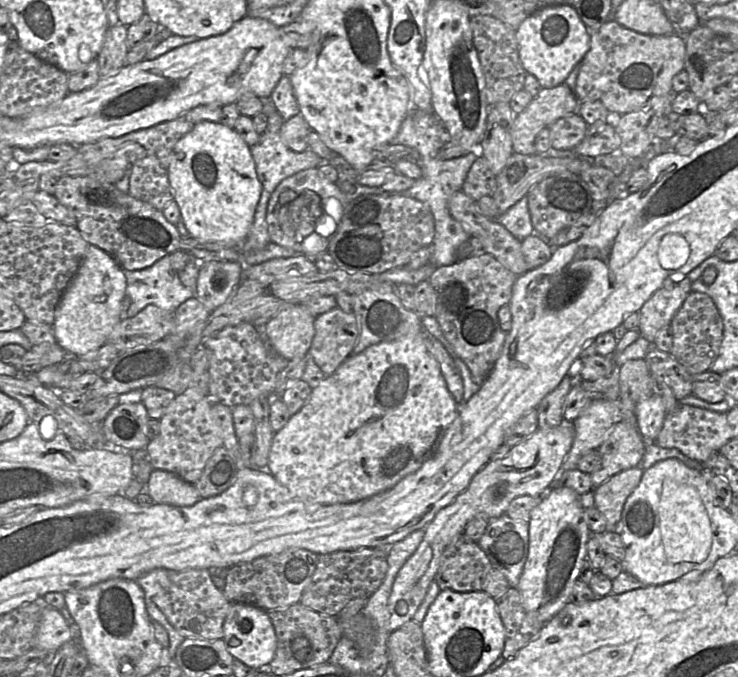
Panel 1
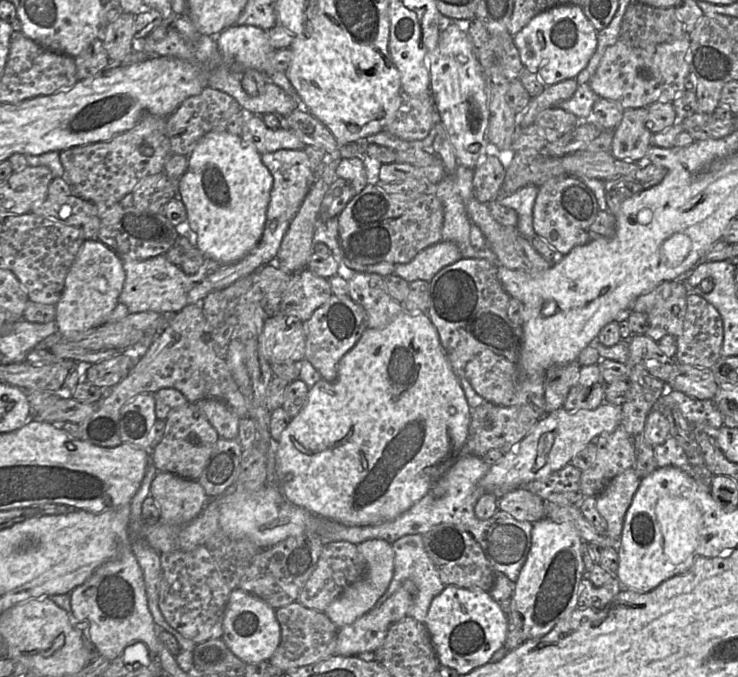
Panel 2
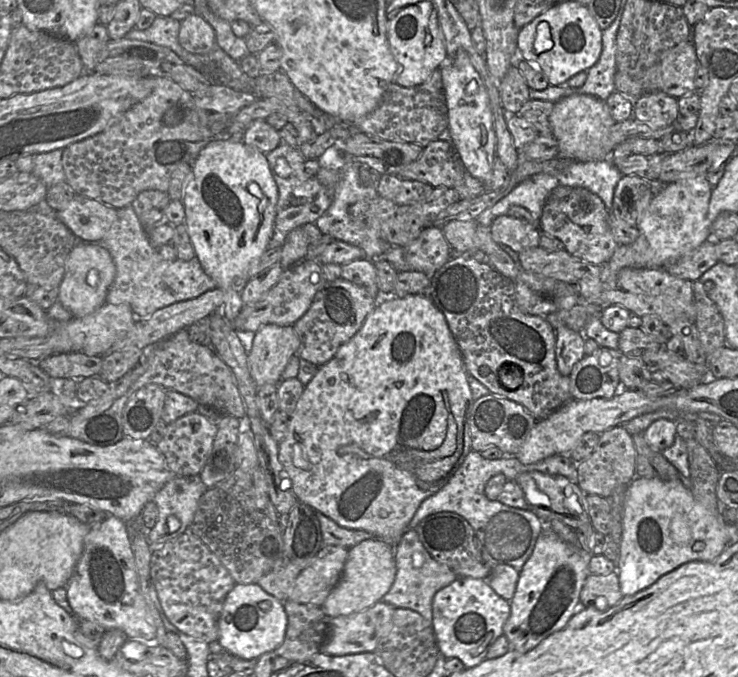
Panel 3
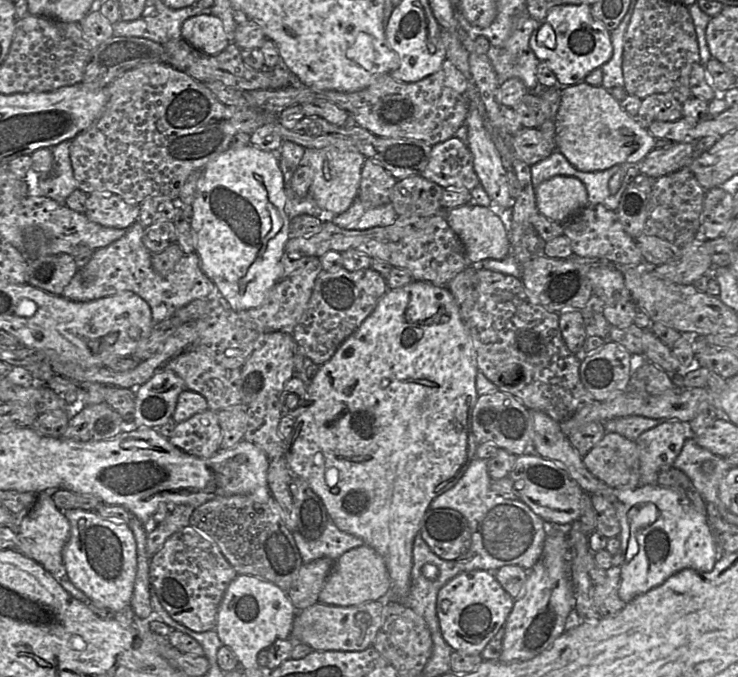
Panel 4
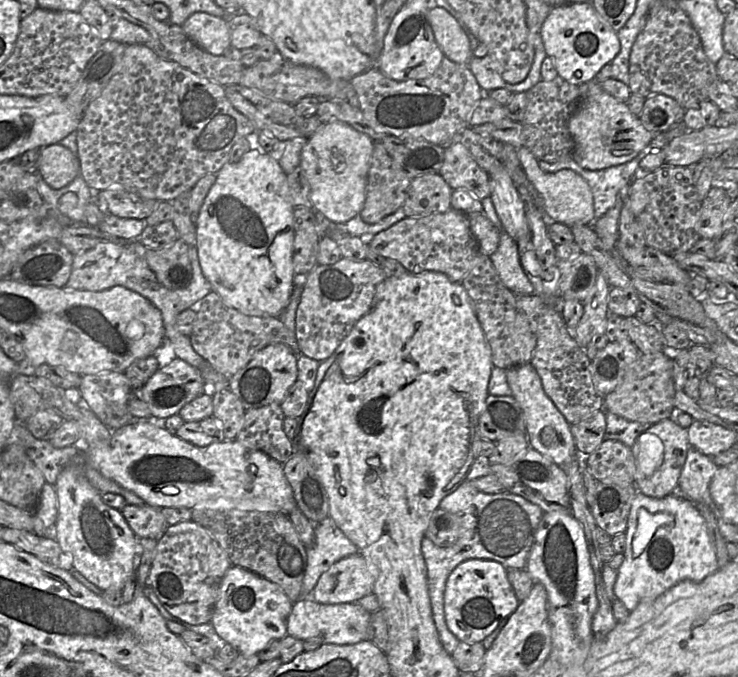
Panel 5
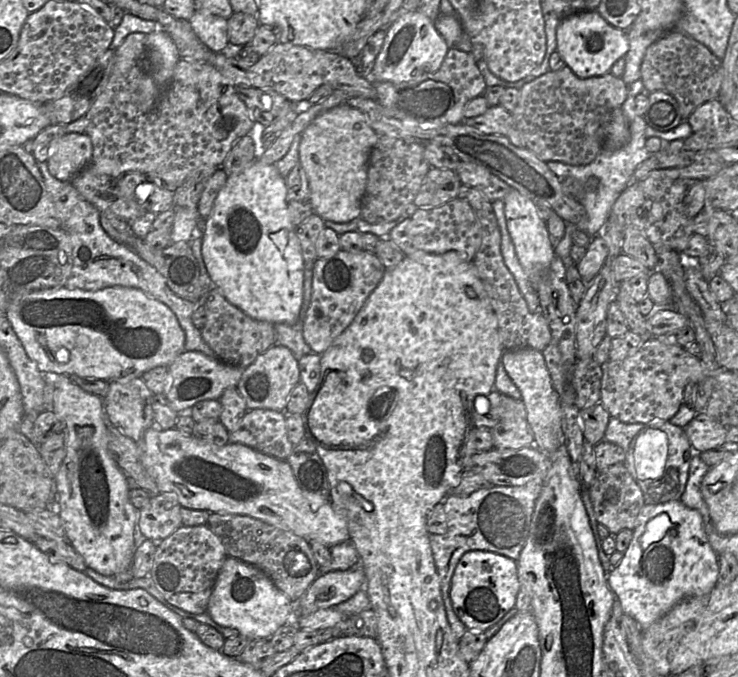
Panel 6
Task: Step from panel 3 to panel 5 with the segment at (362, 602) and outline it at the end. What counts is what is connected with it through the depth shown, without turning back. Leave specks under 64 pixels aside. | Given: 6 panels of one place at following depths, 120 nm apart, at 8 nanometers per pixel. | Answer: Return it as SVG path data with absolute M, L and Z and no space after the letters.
M356 553L323 573L310 598L320 604L357 603L373 593L374 584L373 568L362 554Z

